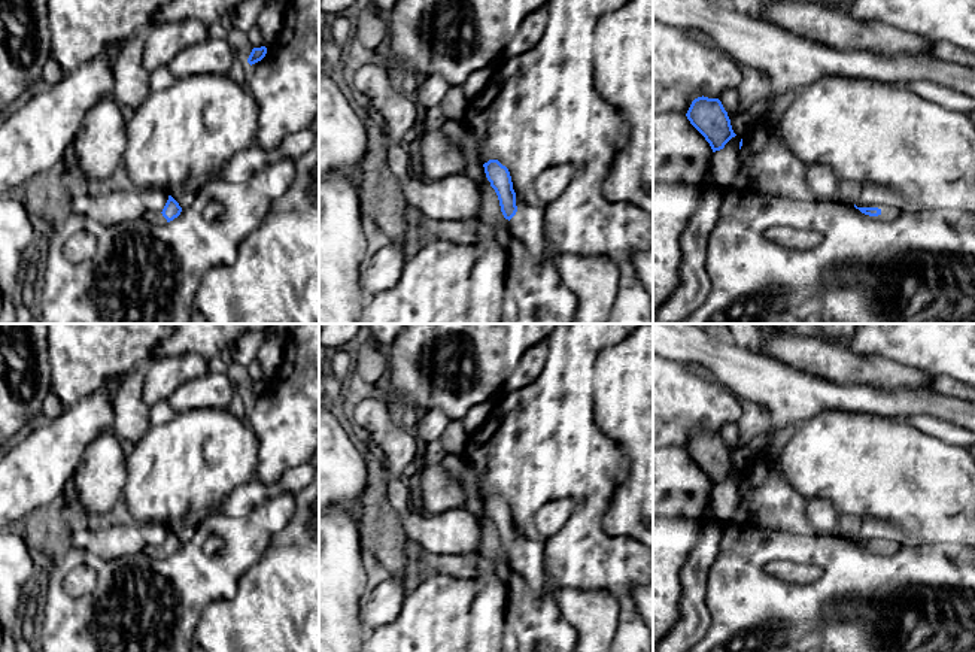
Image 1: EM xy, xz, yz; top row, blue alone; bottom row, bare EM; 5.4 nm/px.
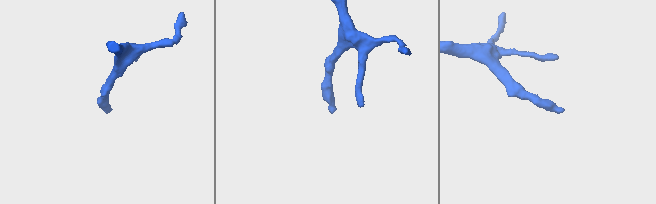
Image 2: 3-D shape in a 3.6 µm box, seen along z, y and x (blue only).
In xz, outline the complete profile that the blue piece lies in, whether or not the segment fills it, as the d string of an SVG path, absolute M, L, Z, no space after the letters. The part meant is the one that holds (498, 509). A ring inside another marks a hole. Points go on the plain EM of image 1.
M489 494L483 501L490 521L498 530L501 546L504 552L510 555L517 546L510 506L498 494Z

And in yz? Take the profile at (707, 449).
M698 431L687 448L690 458L705 471L713 486L720 485L736 468L719 433Z

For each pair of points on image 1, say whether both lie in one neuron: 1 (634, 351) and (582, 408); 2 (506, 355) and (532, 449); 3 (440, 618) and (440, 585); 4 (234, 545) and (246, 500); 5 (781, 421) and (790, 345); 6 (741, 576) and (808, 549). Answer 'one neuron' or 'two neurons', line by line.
1: two neurons
2: two neurons
3: one neuron
4: two neurons
5: two neurons
6: one neuron

